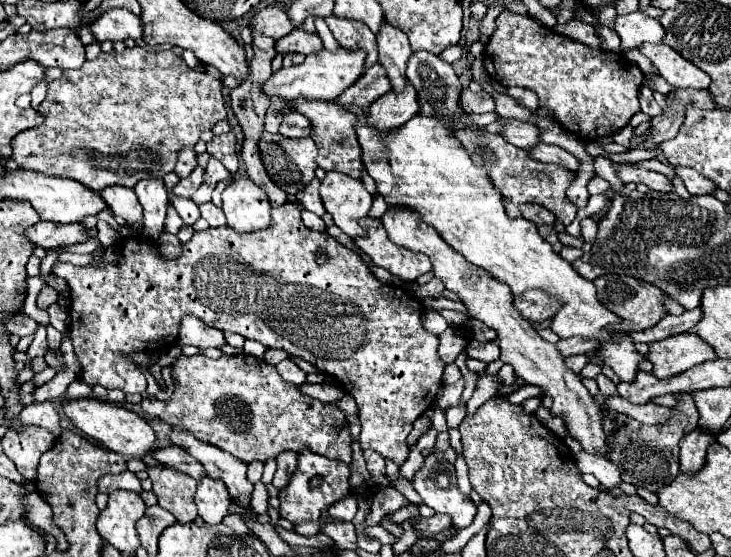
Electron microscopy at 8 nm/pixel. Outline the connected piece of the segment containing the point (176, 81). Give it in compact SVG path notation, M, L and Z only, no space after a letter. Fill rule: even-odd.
M137 45L125 49L125 53L101 53L97 59L85 61L79 69L63 71L59 79L49 83L47 97L39 107L45 113L43 125L19 133L11 141L11 157L1 157L1 163L15 161L19 169L75 179L95 191L111 185L135 187L137 181L147 177L163 179L175 169L177 153L183 147L193 147L203 131L213 129L217 121L227 117L221 87L221 79L189 69L183 57L171 49L147 51Z

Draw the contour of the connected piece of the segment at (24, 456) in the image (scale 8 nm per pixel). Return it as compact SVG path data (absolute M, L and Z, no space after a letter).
M25 425L21 431L7 431L1 441L5 455L17 465L17 471L25 479L35 479L39 457L53 447L55 435L39 425Z

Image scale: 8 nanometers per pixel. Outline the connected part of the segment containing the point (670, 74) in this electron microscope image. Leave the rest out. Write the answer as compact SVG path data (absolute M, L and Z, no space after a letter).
M657 43L657 45L639 45L639 51L653 63L653 67L659 71L659 75L671 83L675 89L681 87L693 87L693 89L707 89L709 77L699 67L683 59L675 49L669 45Z

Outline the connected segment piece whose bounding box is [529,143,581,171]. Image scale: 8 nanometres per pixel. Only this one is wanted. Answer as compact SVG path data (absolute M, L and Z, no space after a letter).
M539 143L535 149L529 151L531 157L535 157L535 161L543 161L543 163L559 163L571 171L579 169L579 159L575 159L569 151L557 147L557 145L547 145L547 143Z

